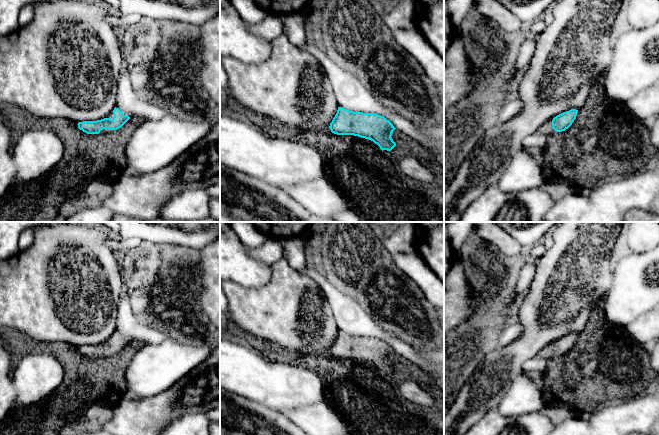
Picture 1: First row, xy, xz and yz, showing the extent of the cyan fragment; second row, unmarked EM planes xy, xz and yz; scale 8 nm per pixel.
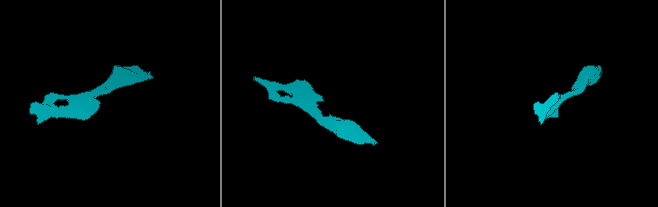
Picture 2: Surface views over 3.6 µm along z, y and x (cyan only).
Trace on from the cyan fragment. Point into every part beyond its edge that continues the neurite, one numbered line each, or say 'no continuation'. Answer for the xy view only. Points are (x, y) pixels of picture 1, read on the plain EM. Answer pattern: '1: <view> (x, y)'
no continuation

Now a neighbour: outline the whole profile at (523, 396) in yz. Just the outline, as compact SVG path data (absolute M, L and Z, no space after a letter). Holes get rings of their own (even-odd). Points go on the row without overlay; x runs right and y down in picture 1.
M522 371L510 384L497 409L504 417L514 417L539 412L544 407L541 390L531 376Z

